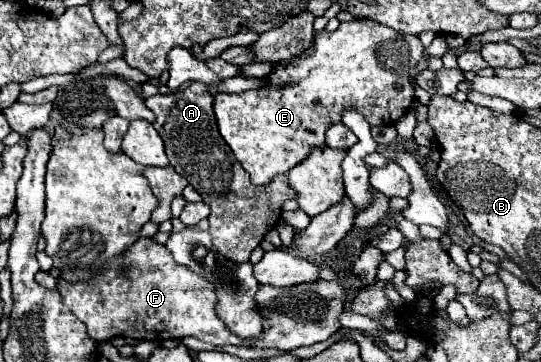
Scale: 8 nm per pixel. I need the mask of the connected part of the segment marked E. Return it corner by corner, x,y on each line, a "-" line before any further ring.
374,20
342,22
334,32
328,32
324,28
314,34
312,54
306,58
292,58
286,64
276,62
272,66
272,72
266,76
266,86
240,94
214,96
214,114
220,136
232,148
242,168
250,174
250,180
254,184
268,184
272,176
286,174
290,168
306,160
312,148
326,146
324,134
328,126
332,126
332,122
342,122
342,114
350,106
362,112
370,126
396,124
414,102
414,88
410,86
408,72
422,60
422,56
424,48
418,36
400,34

